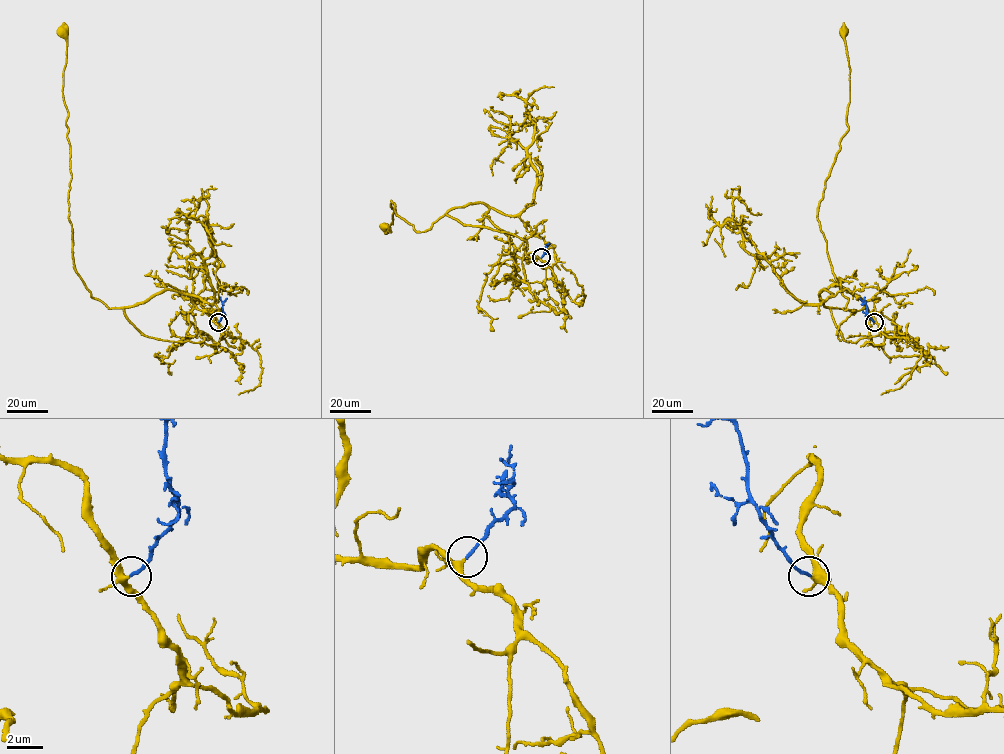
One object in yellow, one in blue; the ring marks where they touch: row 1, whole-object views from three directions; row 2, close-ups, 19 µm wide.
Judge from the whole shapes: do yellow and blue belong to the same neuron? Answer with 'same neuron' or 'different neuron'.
same neuron

